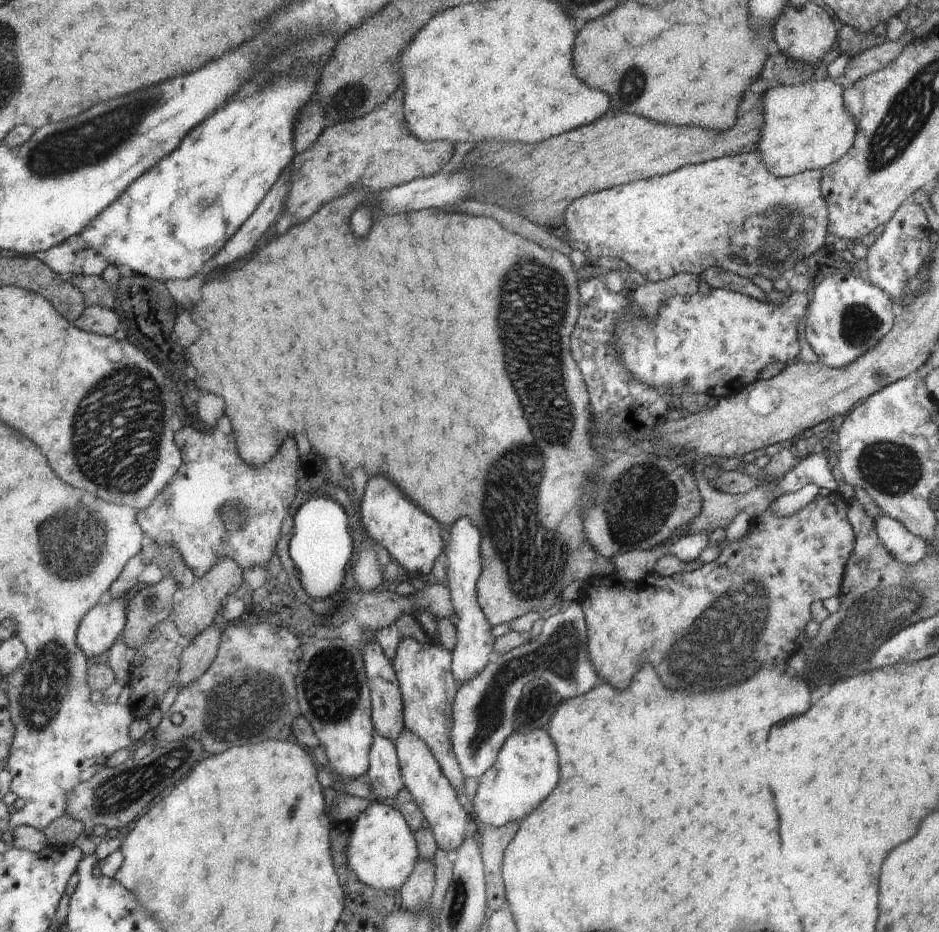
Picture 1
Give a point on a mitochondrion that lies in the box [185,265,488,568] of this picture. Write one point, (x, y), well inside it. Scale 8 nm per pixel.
(233, 516)

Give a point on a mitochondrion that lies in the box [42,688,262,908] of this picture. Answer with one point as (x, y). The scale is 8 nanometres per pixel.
(113, 795)

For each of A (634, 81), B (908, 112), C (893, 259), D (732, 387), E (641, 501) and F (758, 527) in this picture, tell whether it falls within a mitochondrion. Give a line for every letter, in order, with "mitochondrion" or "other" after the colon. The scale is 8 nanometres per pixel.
A: mitochondrion
B: mitochondrion
C: other
D: other
E: mitochondrion
F: other

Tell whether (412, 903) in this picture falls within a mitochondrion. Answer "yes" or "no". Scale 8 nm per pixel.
no

